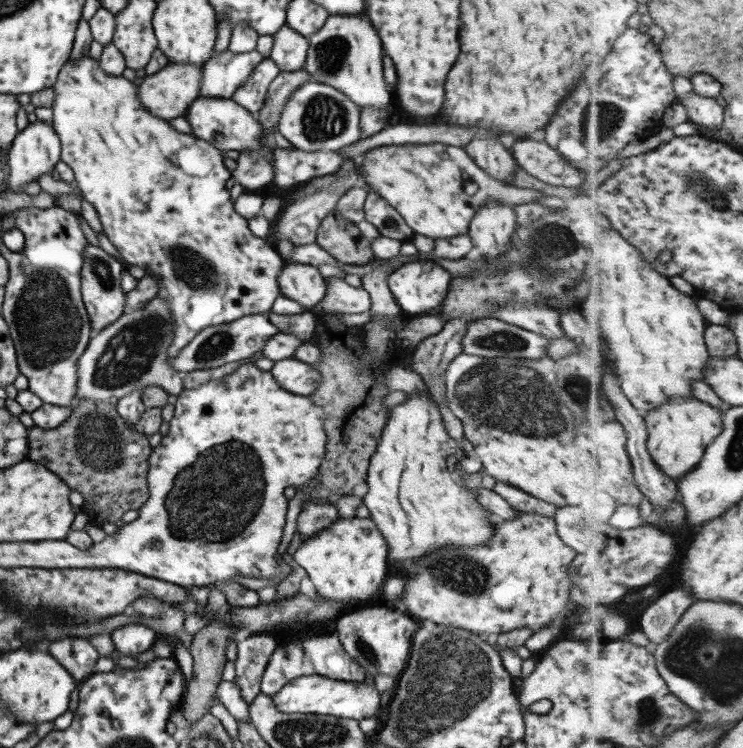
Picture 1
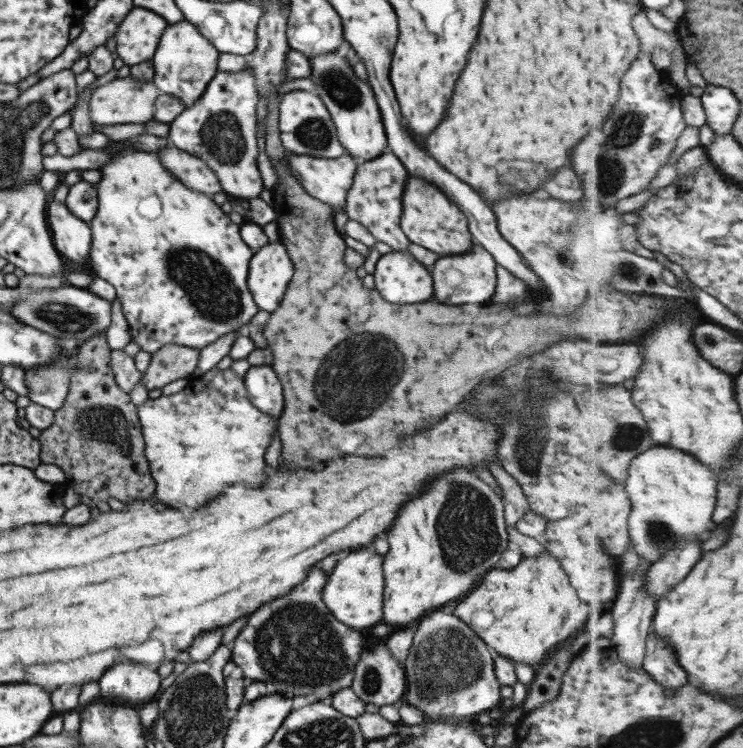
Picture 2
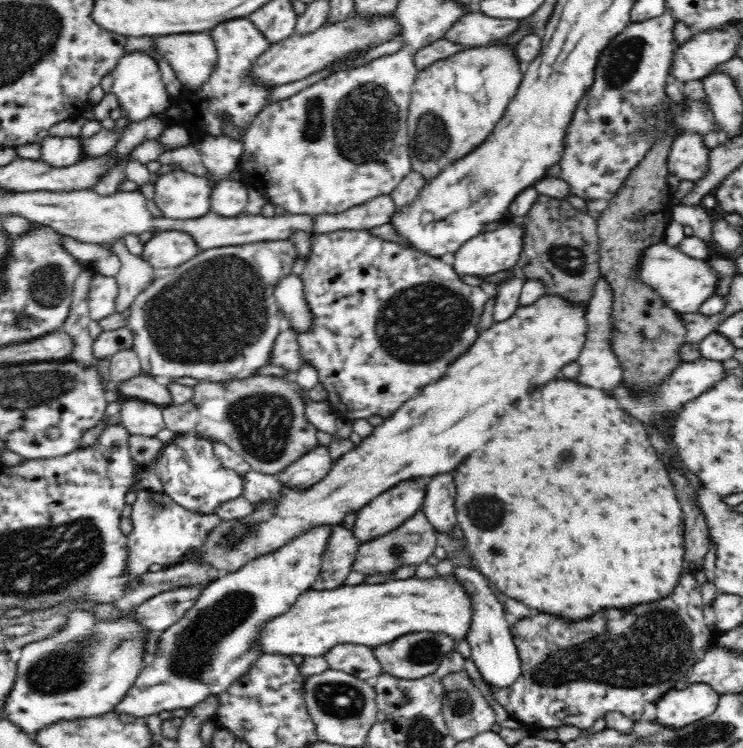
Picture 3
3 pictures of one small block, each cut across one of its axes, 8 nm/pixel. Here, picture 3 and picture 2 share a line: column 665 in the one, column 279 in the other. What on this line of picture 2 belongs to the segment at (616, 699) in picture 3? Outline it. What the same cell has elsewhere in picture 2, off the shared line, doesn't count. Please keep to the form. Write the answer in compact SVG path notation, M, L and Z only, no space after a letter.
M311 568L309 576L287 596L267 602L247 618L230 643L229 659L236 666L236 674L247 682L273 686L271 692L285 697L315 696L323 702L328 702L333 692L350 687L355 664L369 645L368 637L349 630L329 614L321 602L325 580L319 568Z

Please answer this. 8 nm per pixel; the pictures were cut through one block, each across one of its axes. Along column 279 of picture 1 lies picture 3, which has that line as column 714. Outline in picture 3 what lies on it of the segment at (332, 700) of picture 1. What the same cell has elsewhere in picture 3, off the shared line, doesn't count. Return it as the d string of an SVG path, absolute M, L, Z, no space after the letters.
M696 682L673 688L656 702L656 722L664 727L683 727L693 723L718 708L721 694L706 682Z

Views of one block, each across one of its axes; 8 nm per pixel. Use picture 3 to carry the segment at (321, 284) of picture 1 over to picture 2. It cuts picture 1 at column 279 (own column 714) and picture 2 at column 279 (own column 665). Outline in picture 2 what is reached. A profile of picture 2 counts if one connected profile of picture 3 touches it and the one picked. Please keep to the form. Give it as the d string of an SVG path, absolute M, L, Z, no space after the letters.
M267 242L249 259L246 285L259 311L274 311L281 302L294 268L281 243Z

